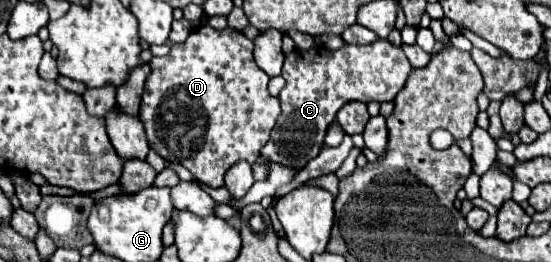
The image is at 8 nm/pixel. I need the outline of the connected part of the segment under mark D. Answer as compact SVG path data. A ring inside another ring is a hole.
M202 25L194 29L184 43L172 45L166 57L154 57L150 61L150 75L146 77L140 103L140 121L146 129L148 145L164 161L178 163L192 171L204 185L222 187L224 173L238 163L238 159L256 163L258 151L268 143L270 127L276 123L280 103L278 97L268 93L270 77L256 65L252 51L254 43L242 31L232 27L216 31L210 25Z

